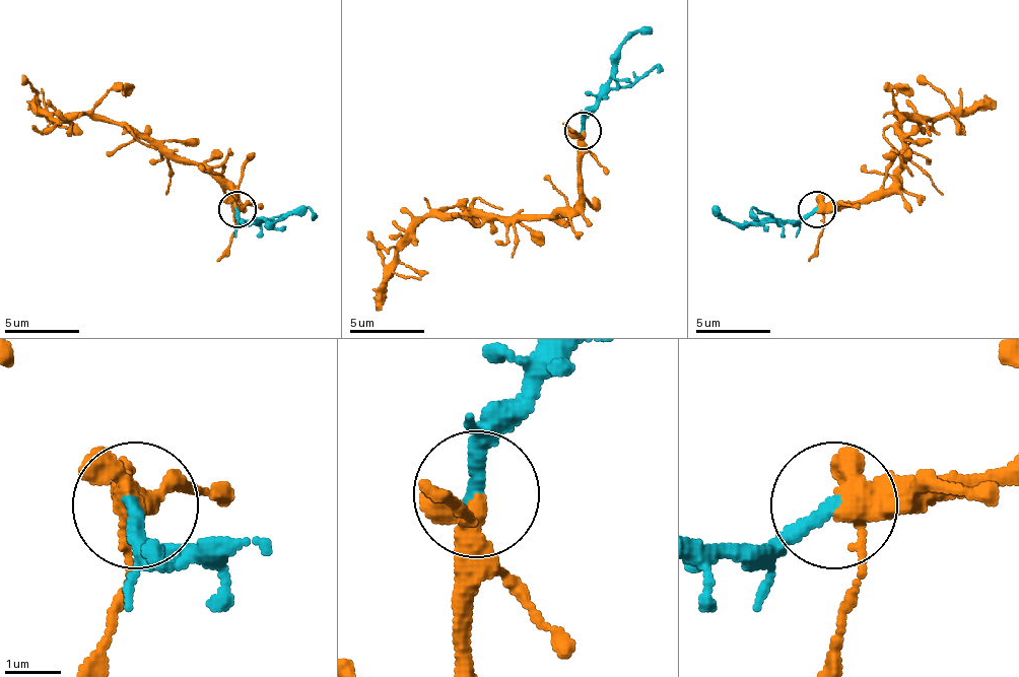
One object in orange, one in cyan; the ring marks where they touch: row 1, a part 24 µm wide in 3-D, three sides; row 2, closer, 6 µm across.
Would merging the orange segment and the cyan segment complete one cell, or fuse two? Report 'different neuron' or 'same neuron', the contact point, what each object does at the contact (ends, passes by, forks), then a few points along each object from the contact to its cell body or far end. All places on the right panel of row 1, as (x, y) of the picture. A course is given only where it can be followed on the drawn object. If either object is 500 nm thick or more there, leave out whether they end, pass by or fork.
same neuron; at (816, 209); orange forks there; cyan ends there; orange runs (817, 208), (870, 204), (903, 167), (903, 115), (940, 119), (952, 108), (918, 74); cyan runs (817, 208), (799, 219), (757, 223), (743, 223), (712, 208)

